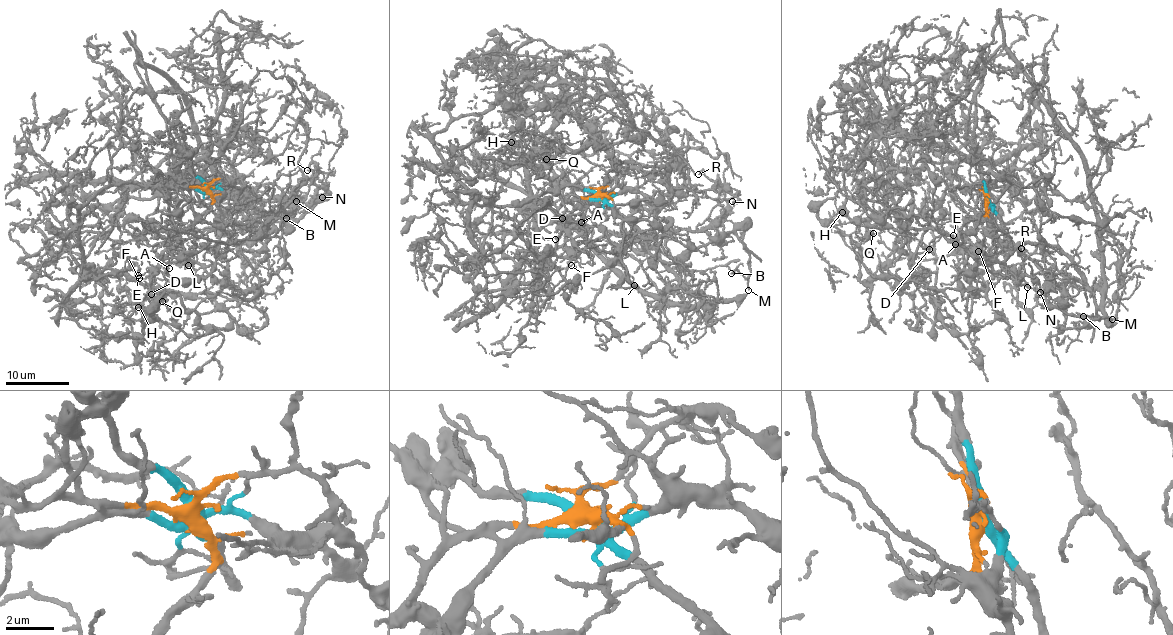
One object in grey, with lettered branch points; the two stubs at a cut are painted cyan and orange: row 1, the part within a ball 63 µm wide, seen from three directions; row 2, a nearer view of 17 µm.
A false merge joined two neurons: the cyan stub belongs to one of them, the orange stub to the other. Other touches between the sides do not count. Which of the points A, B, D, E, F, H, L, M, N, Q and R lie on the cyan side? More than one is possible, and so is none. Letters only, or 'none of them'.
B, M, N, R

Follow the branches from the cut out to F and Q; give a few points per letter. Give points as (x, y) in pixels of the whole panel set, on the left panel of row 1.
F: (207, 188), (212, 201), (209, 208), (175, 236), (165, 247), (162, 264), (150, 274), (151, 278), (138, 278)
Q: (207, 188), (212, 201), (209, 208), (181, 230), (151, 278), (151, 295), (167, 299), (161, 301)

